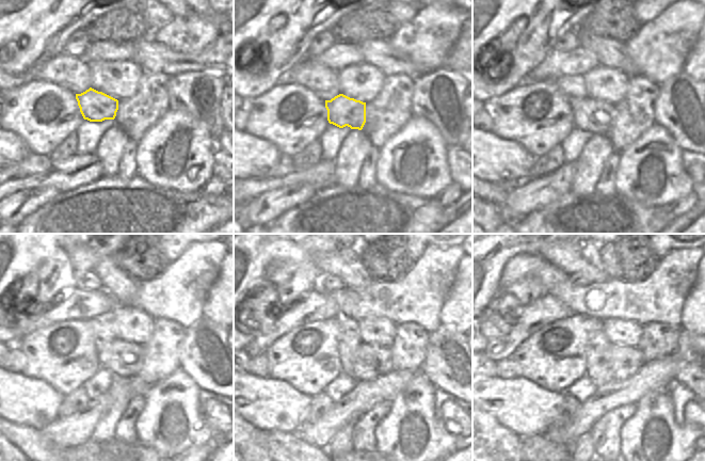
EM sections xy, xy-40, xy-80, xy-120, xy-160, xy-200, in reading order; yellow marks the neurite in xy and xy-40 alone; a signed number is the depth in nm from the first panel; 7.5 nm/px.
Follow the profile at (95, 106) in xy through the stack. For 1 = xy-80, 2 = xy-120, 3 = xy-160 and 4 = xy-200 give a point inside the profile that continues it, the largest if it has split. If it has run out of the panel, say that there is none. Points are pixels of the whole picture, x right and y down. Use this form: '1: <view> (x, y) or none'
1: xy-80 (594, 116)
2: xy-120 (124, 359)
3: xy-160 (369, 361)
4: xy-200 (624, 361)

